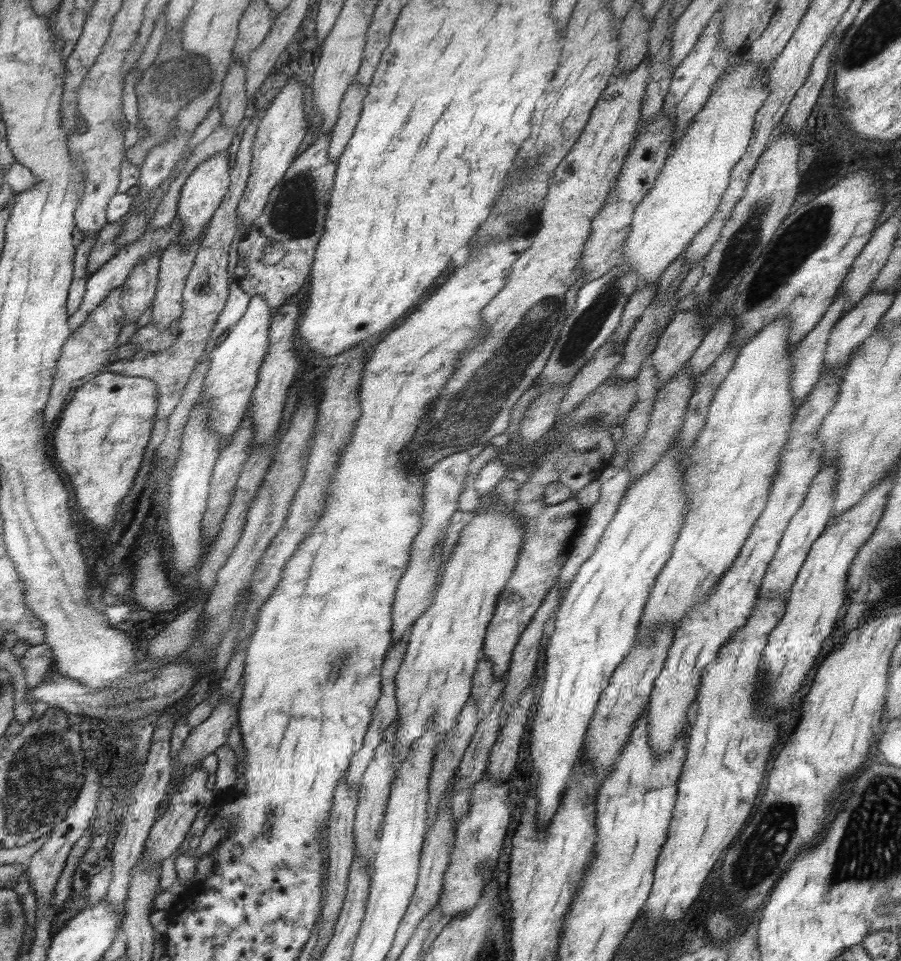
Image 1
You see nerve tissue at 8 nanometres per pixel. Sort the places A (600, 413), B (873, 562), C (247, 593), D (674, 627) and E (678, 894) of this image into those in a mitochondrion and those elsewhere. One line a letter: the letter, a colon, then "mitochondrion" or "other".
A: mitochondrion
B: mitochondrion
C: other
D: other
E: other

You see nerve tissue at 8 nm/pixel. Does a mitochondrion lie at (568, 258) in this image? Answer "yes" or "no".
no

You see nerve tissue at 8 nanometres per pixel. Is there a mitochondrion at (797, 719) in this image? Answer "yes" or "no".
no

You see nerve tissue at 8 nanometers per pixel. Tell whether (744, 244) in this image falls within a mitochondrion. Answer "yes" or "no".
yes

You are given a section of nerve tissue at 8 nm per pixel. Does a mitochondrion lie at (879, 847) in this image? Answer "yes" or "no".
yes

